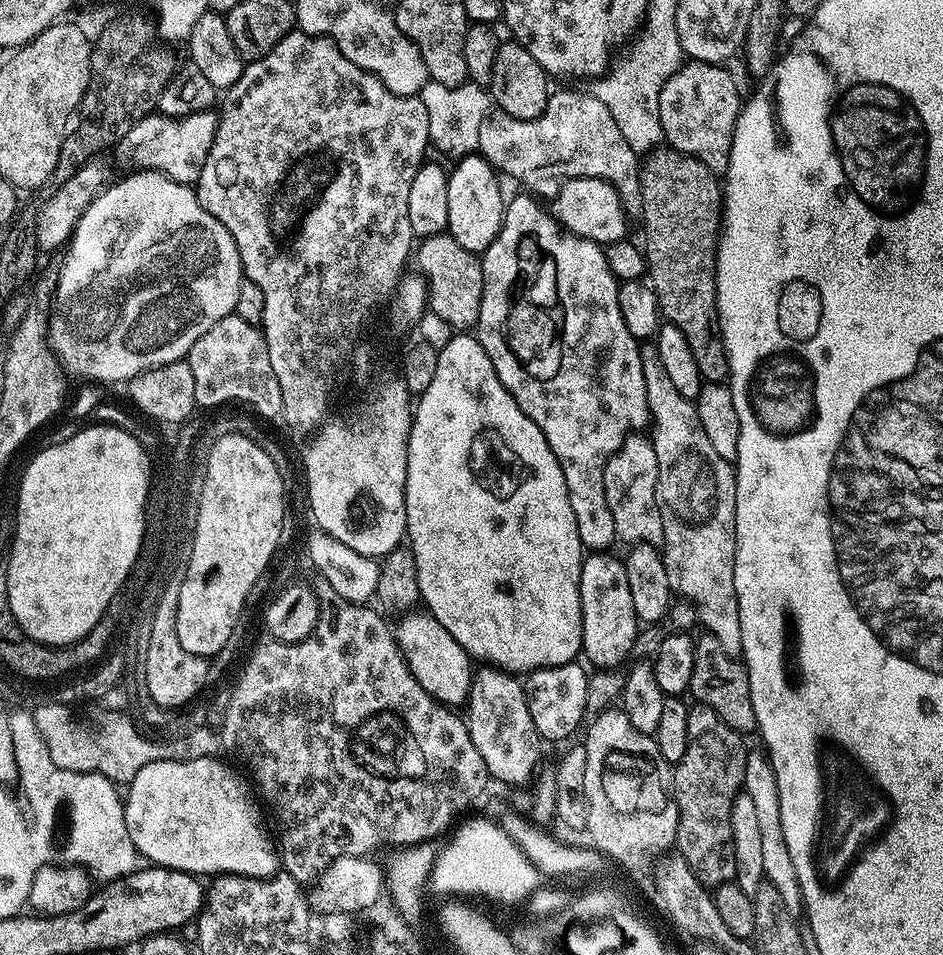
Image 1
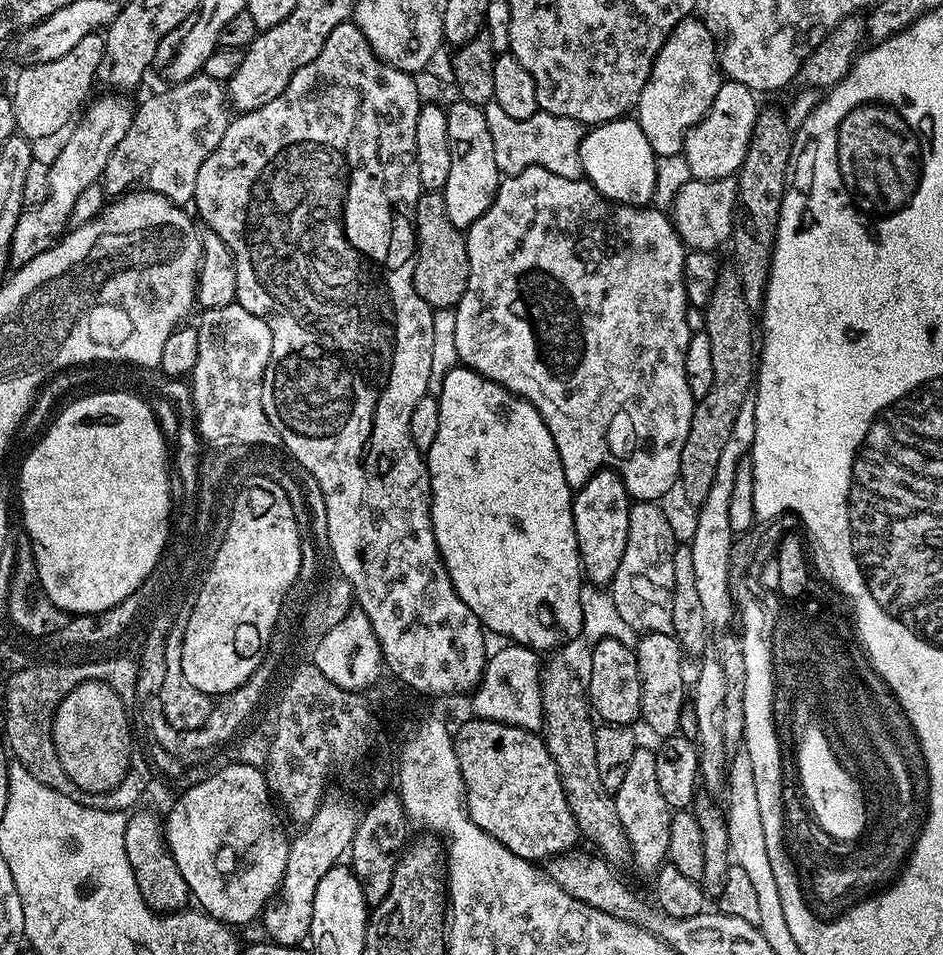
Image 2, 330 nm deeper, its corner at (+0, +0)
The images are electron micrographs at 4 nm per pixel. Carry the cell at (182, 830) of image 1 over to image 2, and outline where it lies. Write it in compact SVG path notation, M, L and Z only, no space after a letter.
M232 762L213 776L190 785L173 802L168 820L166 816L163 821L168 849L174 862L178 862L178 870L182 870L182 878L186 878L191 899L197 900L205 913L224 925L237 926L250 923L255 916L257 919L284 882L290 836L284 833L271 804L274 800L268 791L265 773L254 765Z

